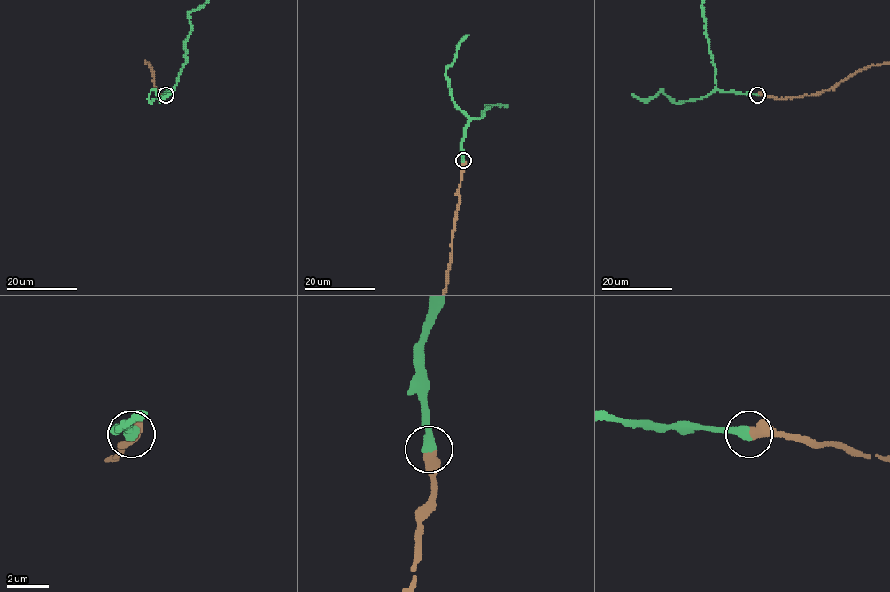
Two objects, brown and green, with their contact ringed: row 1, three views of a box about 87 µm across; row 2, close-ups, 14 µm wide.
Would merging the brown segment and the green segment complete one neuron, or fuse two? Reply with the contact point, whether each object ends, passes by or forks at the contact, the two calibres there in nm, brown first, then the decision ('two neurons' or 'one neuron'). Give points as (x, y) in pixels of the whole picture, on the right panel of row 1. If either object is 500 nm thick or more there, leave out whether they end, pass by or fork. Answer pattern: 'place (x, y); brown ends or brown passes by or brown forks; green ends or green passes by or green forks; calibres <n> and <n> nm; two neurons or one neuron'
place (757, 95); calibres 500 and 480 nm; one neuron

